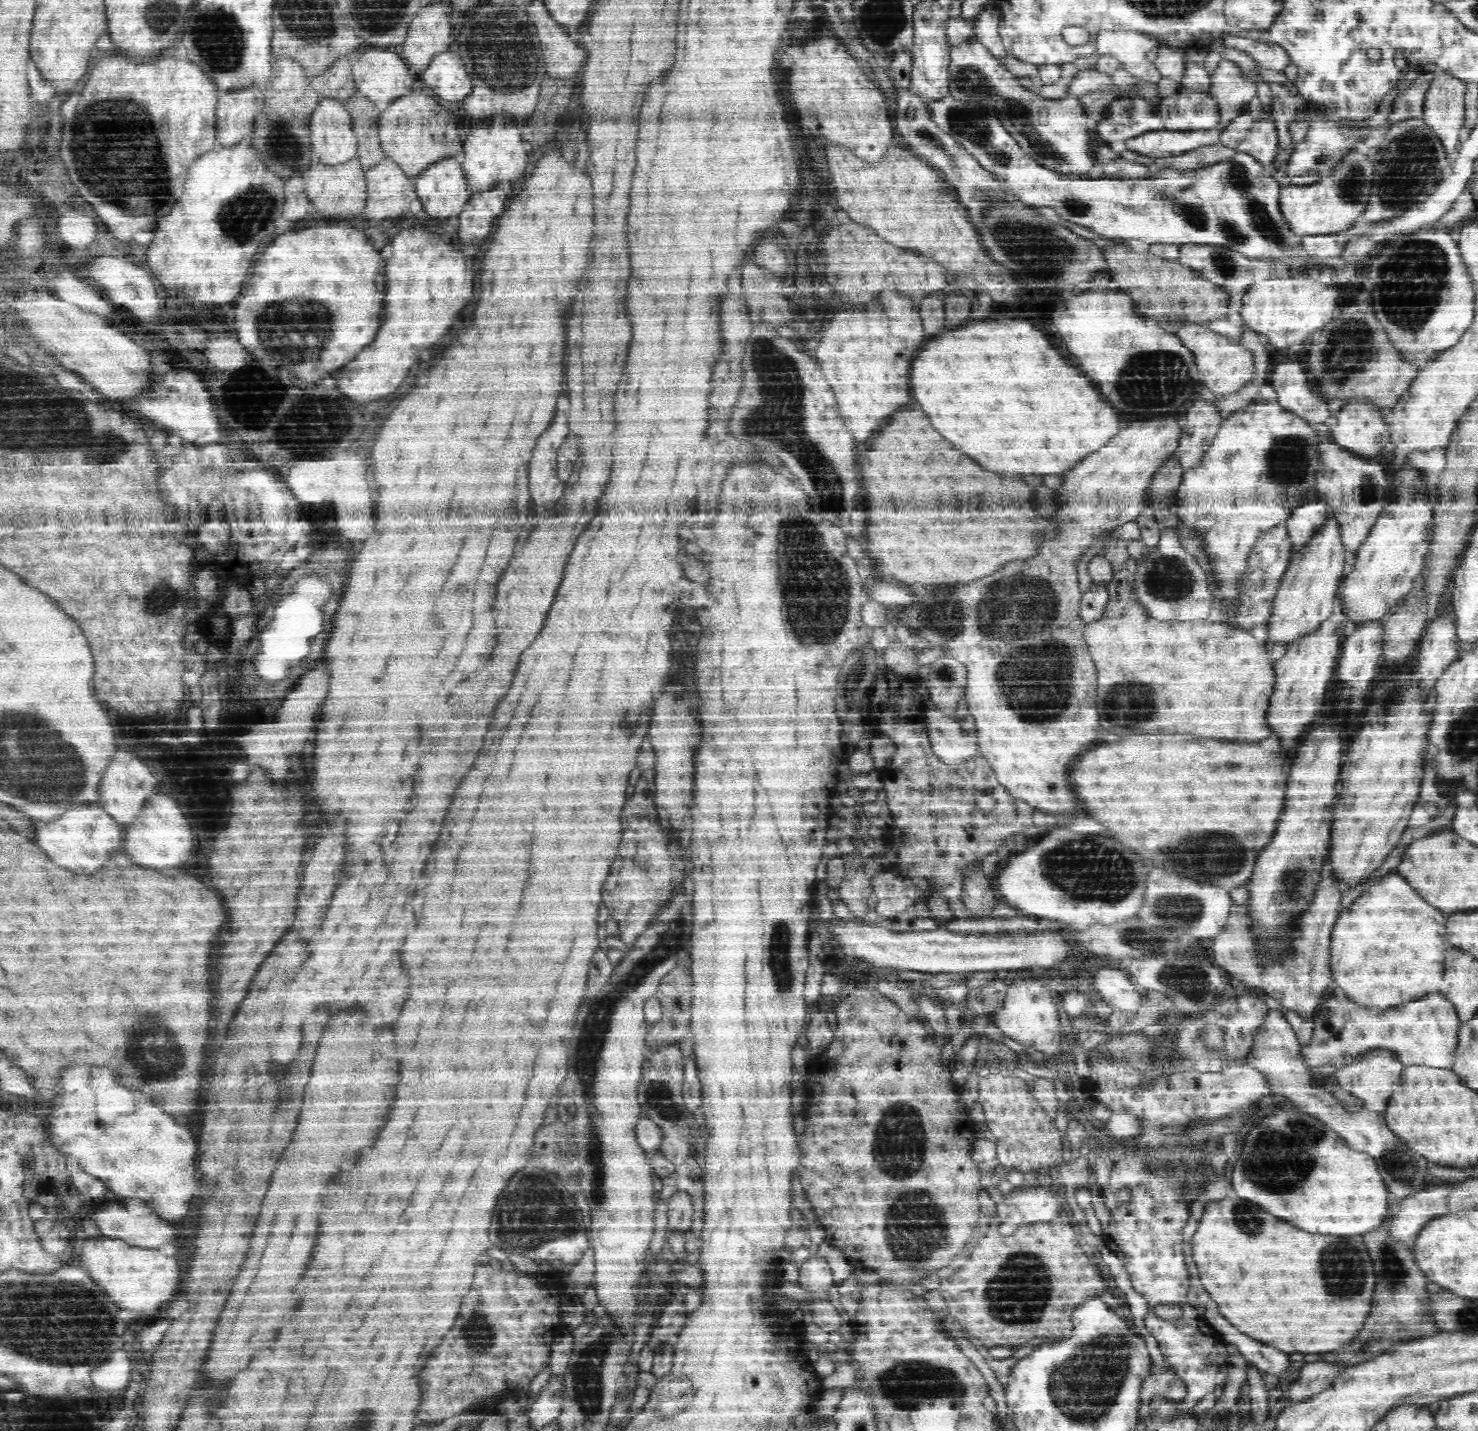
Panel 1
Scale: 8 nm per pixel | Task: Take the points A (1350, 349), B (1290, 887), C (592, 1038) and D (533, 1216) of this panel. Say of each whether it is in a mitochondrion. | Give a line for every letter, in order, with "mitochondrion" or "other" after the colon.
A: mitochondrion
B: mitochondrion
C: mitochondrion
D: mitochondrion

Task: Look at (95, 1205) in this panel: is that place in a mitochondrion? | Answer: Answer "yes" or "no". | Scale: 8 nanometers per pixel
no

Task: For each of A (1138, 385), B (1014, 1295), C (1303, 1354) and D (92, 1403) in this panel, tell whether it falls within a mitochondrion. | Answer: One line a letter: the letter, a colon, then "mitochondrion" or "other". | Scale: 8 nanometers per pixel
A: mitochondrion
B: mitochondrion
C: other
D: other

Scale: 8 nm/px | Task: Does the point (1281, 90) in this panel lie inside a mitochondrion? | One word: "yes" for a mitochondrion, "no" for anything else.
no

